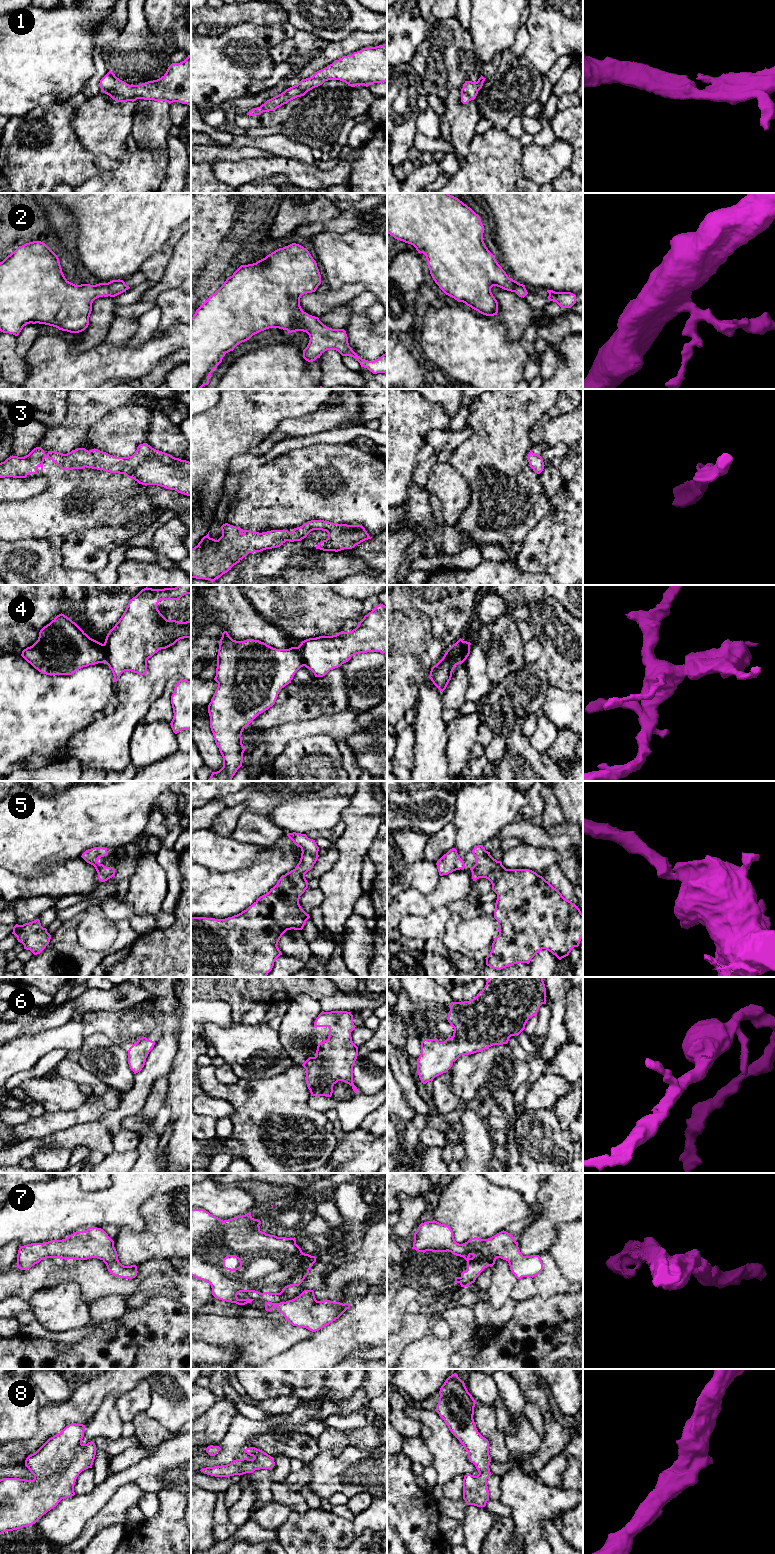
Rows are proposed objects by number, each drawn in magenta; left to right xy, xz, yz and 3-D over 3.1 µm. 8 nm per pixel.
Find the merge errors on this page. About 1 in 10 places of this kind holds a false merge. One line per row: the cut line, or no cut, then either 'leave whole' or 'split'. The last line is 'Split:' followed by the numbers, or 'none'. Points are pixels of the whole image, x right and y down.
1: no cut | leave whole
2: no cut | leave whole
3: no cut | leave whole
4: yz (469, 644), (460, 653), (462, 661) | split
5: no cut | leave whole
6: no cut | leave whole
7: no cut | leave whole
8: no cut | leave whole
Split: 4

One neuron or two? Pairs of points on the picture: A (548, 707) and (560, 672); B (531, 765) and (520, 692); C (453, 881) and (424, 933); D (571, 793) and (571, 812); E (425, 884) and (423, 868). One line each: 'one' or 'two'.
A: two
B: one
C: two
D: one
E: one

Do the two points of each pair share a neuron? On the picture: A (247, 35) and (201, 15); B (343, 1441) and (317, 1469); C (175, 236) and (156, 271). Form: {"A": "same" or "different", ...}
{"A": "different", "B": "different", "C": "same"}

